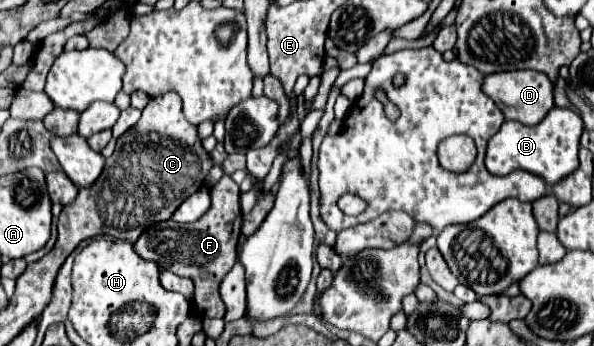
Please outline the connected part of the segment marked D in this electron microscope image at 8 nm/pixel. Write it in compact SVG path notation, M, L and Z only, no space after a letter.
M513 70L513 72L497 72L485 76L483 92L501 108L505 120L519 120L529 126L539 124L543 116L555 106L553 82L543 72L535 70Z

